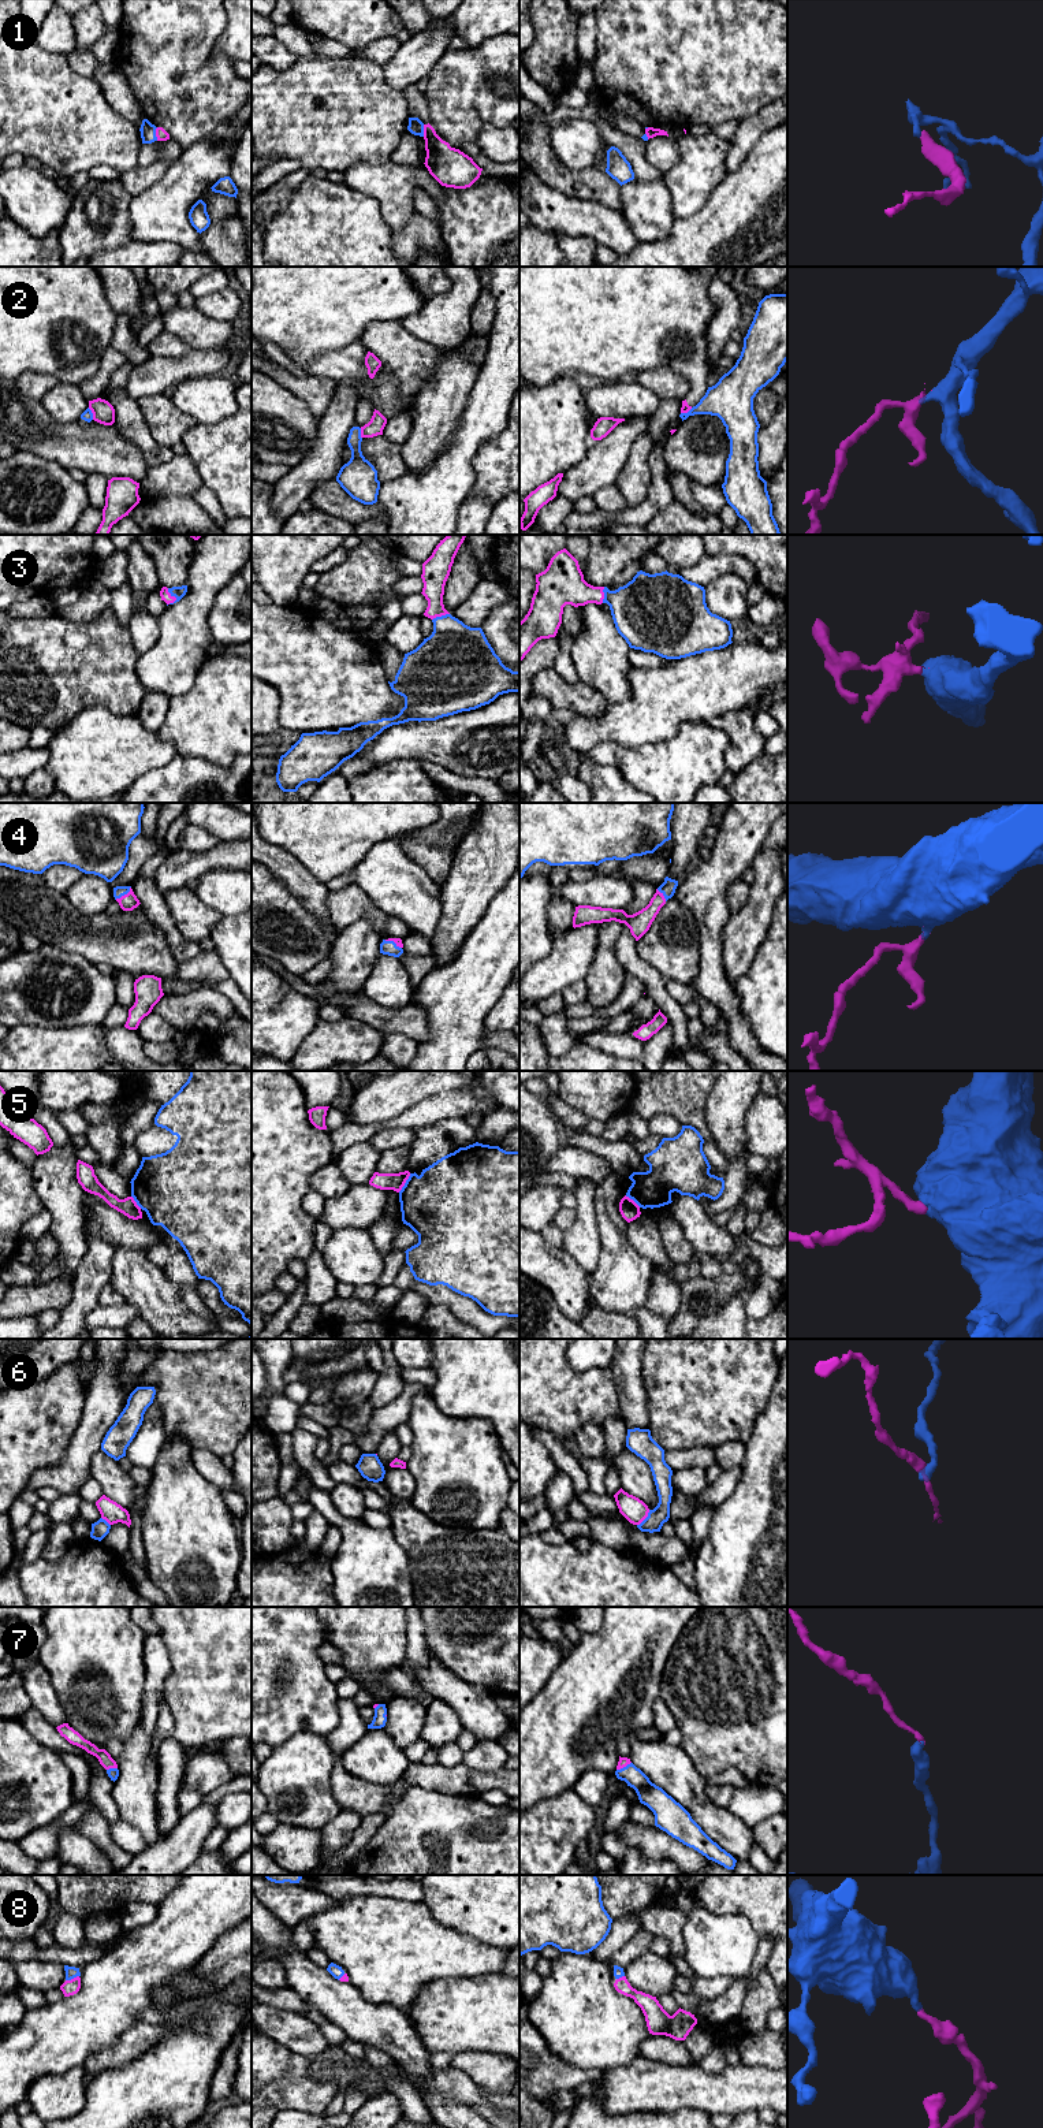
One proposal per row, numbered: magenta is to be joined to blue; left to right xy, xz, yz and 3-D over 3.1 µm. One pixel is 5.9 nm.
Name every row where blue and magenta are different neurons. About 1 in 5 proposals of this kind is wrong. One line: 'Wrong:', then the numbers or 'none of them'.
Wrong: 1, 2, 5, 6

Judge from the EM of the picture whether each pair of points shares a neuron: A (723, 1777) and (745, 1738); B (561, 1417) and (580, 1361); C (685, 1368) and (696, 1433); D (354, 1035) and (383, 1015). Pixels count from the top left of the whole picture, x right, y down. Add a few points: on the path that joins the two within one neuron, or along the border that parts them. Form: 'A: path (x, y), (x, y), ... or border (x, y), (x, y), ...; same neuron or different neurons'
A: border (706, 1779), (715, 1773), (738, 1769), (749, 1781); different neurons
B: border (565, 1353), (565, 1360), (576, 1371), (608, 1368); different neurons
C: path (693, 1384), (693, 1417); same neuron
D: border (345, 1014), (368, 1023), (384, 1034); different neurons

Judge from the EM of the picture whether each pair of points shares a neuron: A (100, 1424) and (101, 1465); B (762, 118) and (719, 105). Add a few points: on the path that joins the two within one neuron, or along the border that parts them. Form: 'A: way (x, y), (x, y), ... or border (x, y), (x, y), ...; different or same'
A: border (100, 1448), (92, 1458), (90, 1476); different
B: border (773, 101), (740, 122); different

